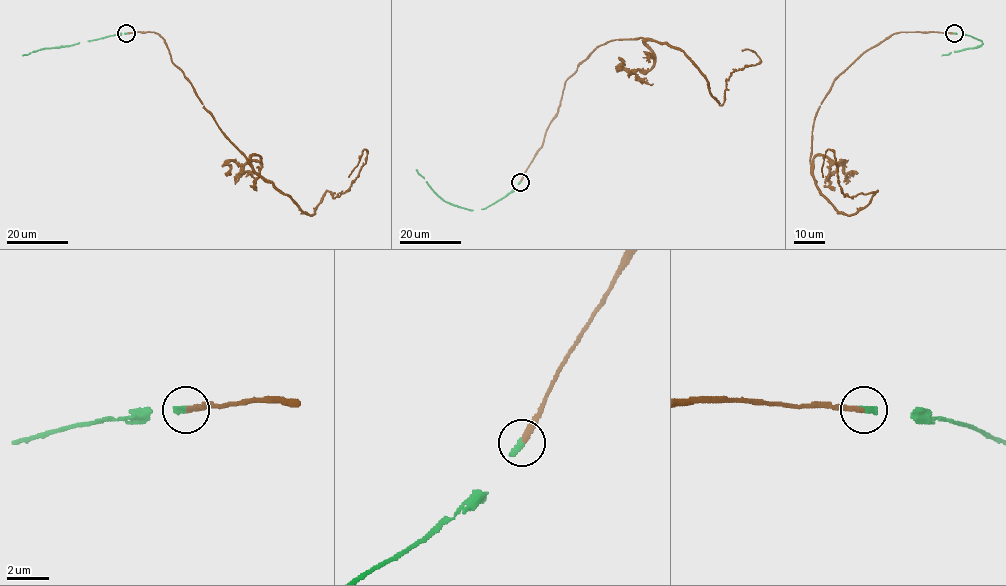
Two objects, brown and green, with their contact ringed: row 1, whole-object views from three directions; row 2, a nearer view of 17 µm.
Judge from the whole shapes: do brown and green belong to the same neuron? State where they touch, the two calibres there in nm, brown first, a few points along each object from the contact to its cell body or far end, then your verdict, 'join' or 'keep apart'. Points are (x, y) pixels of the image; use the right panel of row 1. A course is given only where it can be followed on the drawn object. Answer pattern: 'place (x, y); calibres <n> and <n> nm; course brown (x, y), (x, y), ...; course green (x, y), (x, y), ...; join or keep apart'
place (954, 33); calibres 240 and 280 nm; course brown (954, 33), (891, 34), (839, 76), (814, 184), (852, 214), (877, 191), (844, 196), (828, 149), (823, 177); course green (954, 33), (983, 43), (979, 46), (942, 56); join

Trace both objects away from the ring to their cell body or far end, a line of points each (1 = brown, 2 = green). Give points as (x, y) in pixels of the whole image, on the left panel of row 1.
1: (126, 33), (158, 34), (221, 131), (306, 214), (326, 191), (334, 198), (351, 185), (365, 149), (349, 177)
2: (126, 33), (39, 49), (23, 56)

